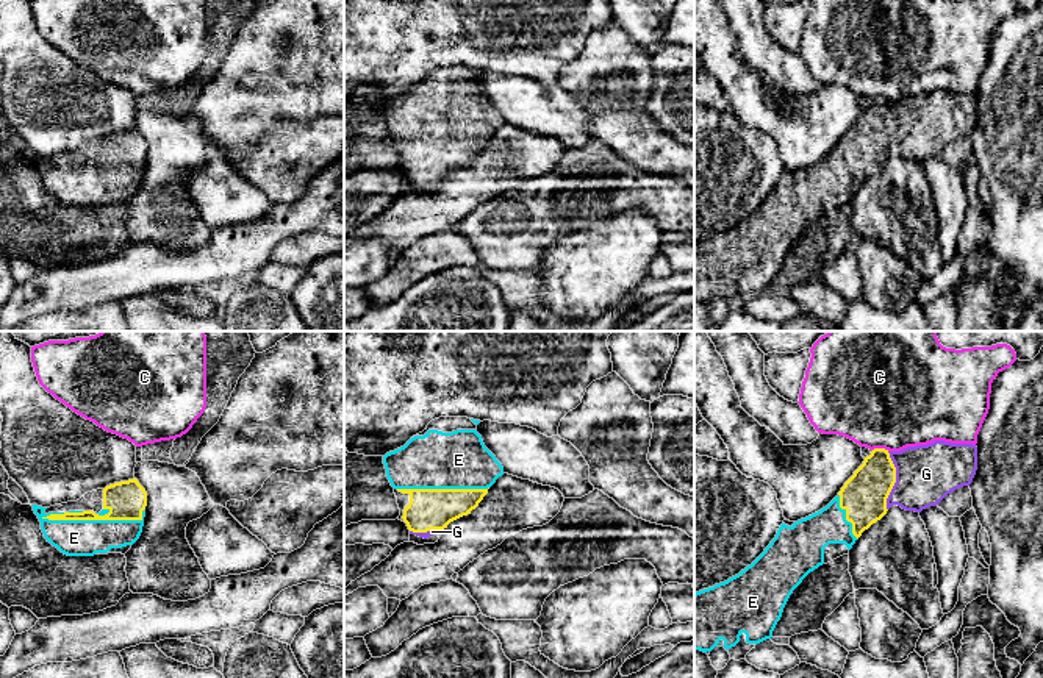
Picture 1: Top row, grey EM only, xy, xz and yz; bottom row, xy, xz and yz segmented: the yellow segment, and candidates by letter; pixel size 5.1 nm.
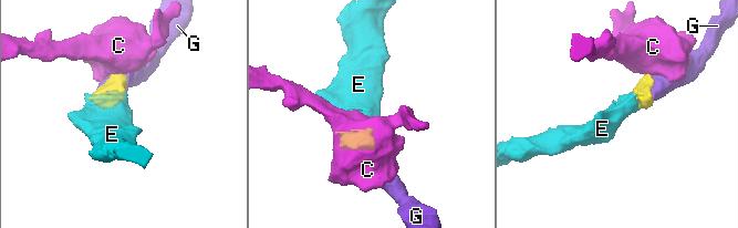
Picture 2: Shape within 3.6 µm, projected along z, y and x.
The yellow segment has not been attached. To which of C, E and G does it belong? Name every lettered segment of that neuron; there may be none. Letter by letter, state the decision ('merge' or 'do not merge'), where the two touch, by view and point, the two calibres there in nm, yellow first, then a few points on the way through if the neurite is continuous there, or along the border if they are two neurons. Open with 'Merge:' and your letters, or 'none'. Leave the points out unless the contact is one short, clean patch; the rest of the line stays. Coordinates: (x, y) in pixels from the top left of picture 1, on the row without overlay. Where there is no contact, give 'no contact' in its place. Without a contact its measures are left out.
Merge: E, G
C: do not merge; contact yz (881, 99); calibres 220 and 500 nm; border yz (873, 99), (888, 100)
E: merge; contact xy (94, 169); calibres 200 and 190 nm
G: merge; contact yz (895, 132); calibres 240 and 300 nm

